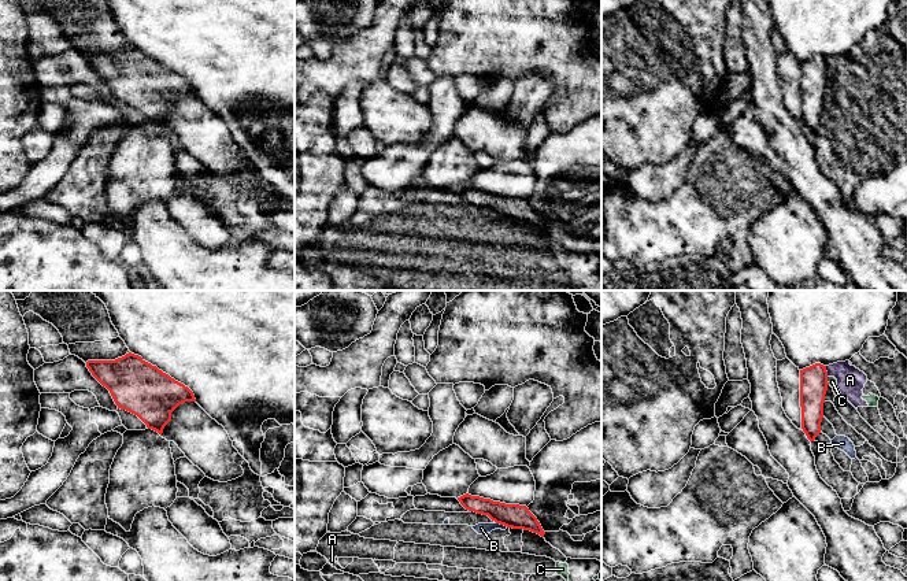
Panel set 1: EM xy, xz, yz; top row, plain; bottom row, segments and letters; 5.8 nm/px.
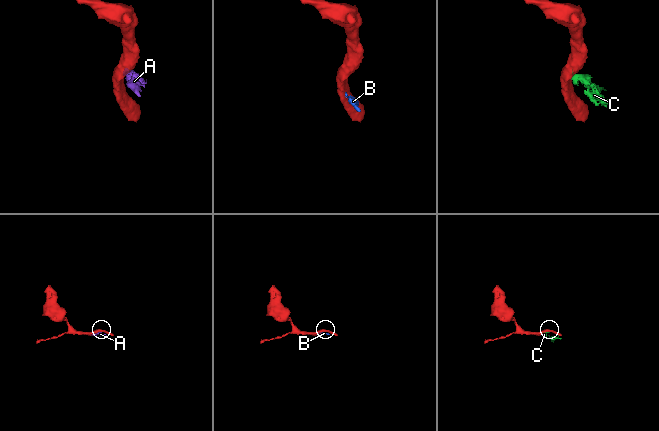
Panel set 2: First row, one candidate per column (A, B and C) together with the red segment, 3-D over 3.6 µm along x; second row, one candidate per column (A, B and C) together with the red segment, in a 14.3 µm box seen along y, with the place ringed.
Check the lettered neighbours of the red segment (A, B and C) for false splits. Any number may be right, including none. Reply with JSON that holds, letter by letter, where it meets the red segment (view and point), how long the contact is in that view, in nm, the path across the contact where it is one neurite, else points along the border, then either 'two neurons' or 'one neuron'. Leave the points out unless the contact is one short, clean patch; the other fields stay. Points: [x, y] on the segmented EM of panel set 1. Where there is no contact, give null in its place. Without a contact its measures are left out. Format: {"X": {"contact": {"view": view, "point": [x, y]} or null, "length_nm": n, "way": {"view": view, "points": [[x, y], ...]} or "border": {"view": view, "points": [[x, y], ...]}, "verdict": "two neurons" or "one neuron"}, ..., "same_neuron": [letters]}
{"A": {"contact": {"view": "yz", "point": [826, 372]}, "length_nm": 70, "border": {"view": "yz", "points": [[825, 366], [828, 376]]}, "verdict": "two neurons"}, "B": {"contact": {"view": "xz", "point": [502, 524]}, "length_nm": 80, "border": {"view": "xz", "points": [[496, 522], [507, 526]]}, "verdict": "two neurons"}, "C": {"contact": {"view": "yz", "point": [826, 381]}, "length_nm": 50, "border": {"view": "yz", "points": [[826, 377], [829, 384]]}, "verdict": "two neurons"}, "same_neuron": []}

